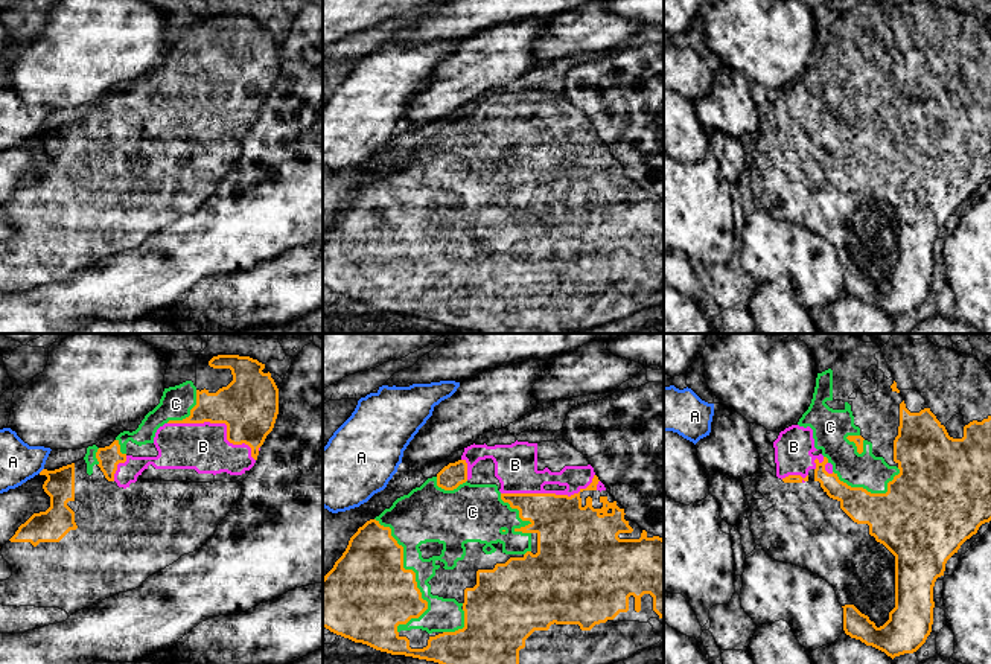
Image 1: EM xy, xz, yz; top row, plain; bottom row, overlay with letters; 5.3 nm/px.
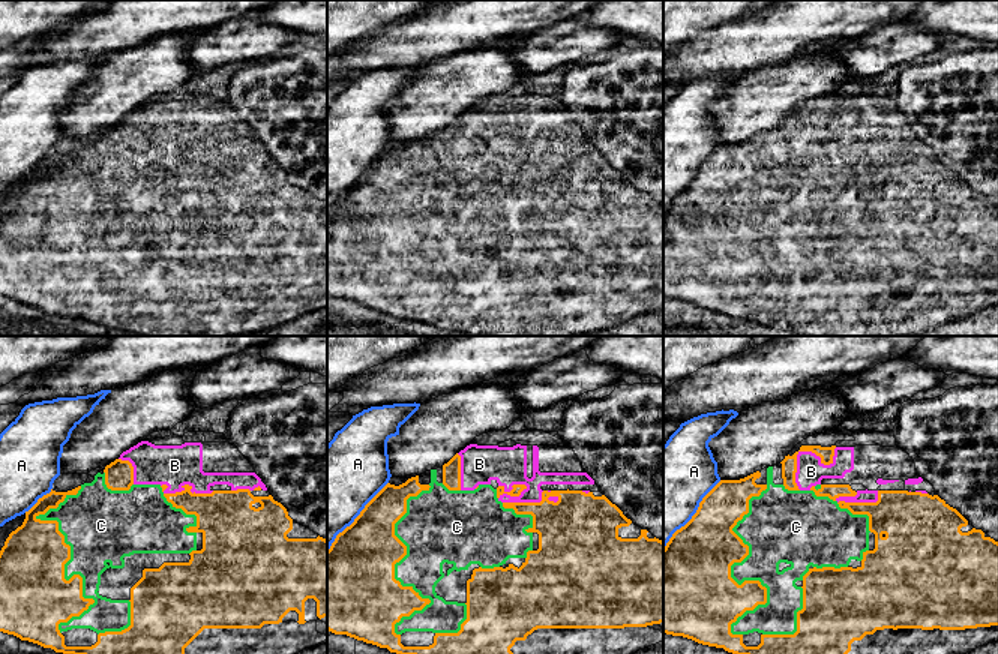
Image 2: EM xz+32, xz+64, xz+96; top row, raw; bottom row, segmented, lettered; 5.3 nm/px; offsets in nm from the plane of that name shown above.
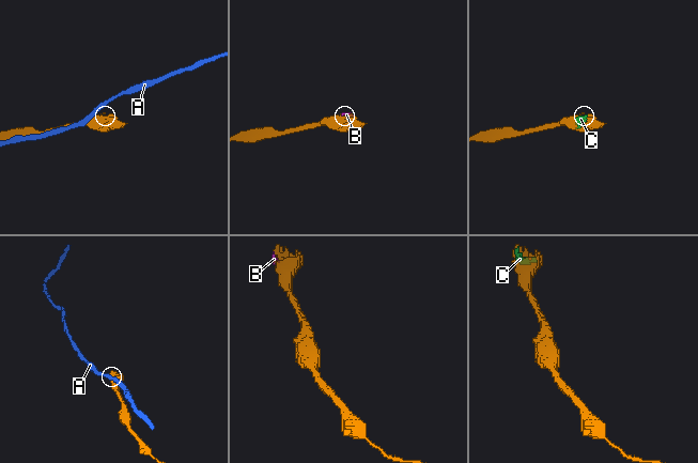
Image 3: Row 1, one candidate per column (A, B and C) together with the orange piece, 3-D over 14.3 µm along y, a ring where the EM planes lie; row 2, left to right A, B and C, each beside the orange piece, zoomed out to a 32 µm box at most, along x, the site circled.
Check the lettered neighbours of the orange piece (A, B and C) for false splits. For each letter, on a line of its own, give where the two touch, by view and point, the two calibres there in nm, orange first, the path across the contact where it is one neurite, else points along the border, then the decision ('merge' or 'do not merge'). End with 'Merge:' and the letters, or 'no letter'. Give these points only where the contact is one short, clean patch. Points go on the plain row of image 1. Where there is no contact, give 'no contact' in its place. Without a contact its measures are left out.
A: contact xy (41, 130); calibres 160 and 200 nm; do not merge
B: contact xy (221, 81); calibres 320 and 260 nm; merge
C: contact xz (414, 235); calibres 440 and 200 nm; merge
Merge: B, C

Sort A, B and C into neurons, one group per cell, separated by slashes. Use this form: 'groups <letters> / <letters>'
groups A / B C

